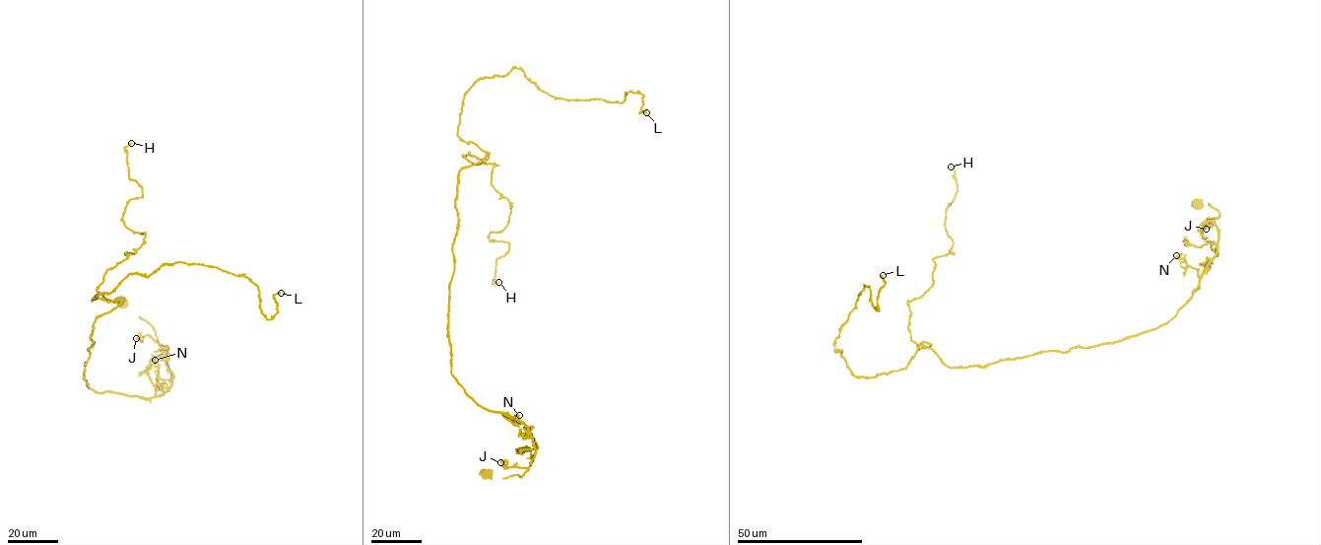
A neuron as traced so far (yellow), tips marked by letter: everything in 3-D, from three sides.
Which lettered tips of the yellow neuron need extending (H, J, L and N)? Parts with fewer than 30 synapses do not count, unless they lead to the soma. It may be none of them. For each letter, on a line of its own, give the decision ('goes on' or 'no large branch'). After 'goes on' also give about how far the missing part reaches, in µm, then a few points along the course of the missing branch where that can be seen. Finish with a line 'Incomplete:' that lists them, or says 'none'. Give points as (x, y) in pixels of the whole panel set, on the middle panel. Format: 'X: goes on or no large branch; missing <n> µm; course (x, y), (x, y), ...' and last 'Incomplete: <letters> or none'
H: goes on; missing 40 µm; course (498, 282), (495, 283), (486, 306), (512, 300), (520, 307), (517, 324)
J: no large branch
L: no large branch
N: no large branch
Incomplete: H

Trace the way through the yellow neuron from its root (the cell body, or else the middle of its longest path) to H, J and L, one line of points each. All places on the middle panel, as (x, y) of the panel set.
H: (487, 474), (535, 448), (452, 374), (469, 153), (511, 206), (498, 282)
J: (487, 474), (491, 472), (504, 478), (514, 474), (521, 477), (528, 469), (506, 467), (500, 462)
L: (487, 474), (535, 448), (451, 371), (457, 175), (486, 156), (464, 95), (515, 67), (646, 112)

